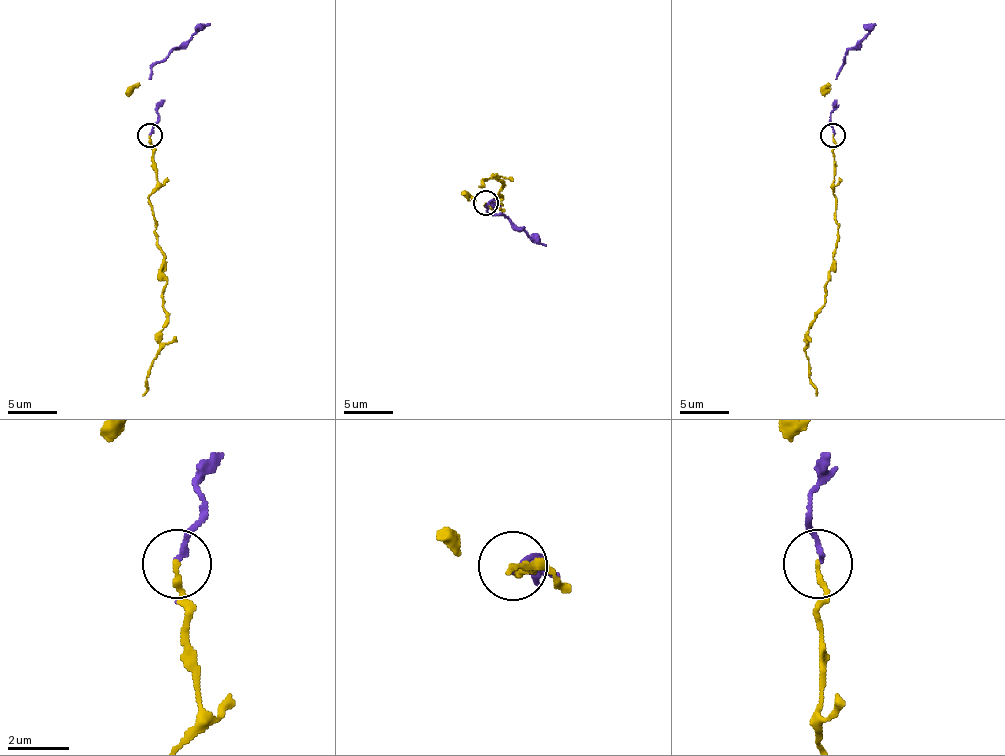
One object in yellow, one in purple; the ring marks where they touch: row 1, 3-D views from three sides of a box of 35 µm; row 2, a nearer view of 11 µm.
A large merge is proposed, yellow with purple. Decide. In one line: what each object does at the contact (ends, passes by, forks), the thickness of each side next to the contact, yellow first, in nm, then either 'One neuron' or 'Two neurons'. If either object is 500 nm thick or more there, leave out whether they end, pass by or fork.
At the ring yellow ends. At the ring purple ends. Thickness 170 nm (yellow) against 150 nm. One neuron

